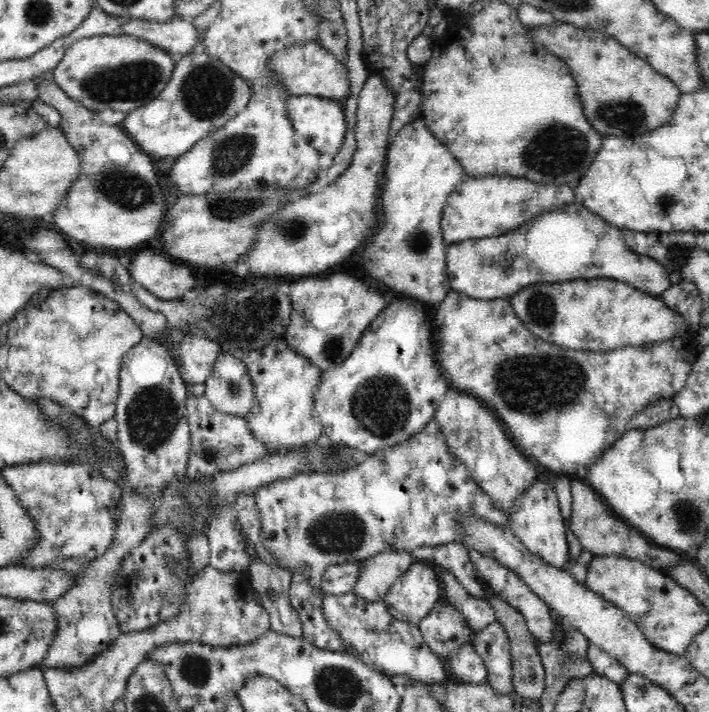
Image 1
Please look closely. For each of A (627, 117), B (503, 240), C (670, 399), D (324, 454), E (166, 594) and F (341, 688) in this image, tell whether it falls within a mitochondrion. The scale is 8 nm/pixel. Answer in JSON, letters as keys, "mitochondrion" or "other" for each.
{"A":"mitochondrion","B":"other","C":"other","D":"mitochondrion","E":"mitochondrion","F":"mitochondrion"}

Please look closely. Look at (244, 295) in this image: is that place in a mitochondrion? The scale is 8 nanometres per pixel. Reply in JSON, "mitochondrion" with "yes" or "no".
{"mitochondrion":"no"}

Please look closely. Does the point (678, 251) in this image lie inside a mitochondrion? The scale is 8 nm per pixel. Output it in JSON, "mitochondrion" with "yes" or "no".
{"mitochondrion":"yes"}

